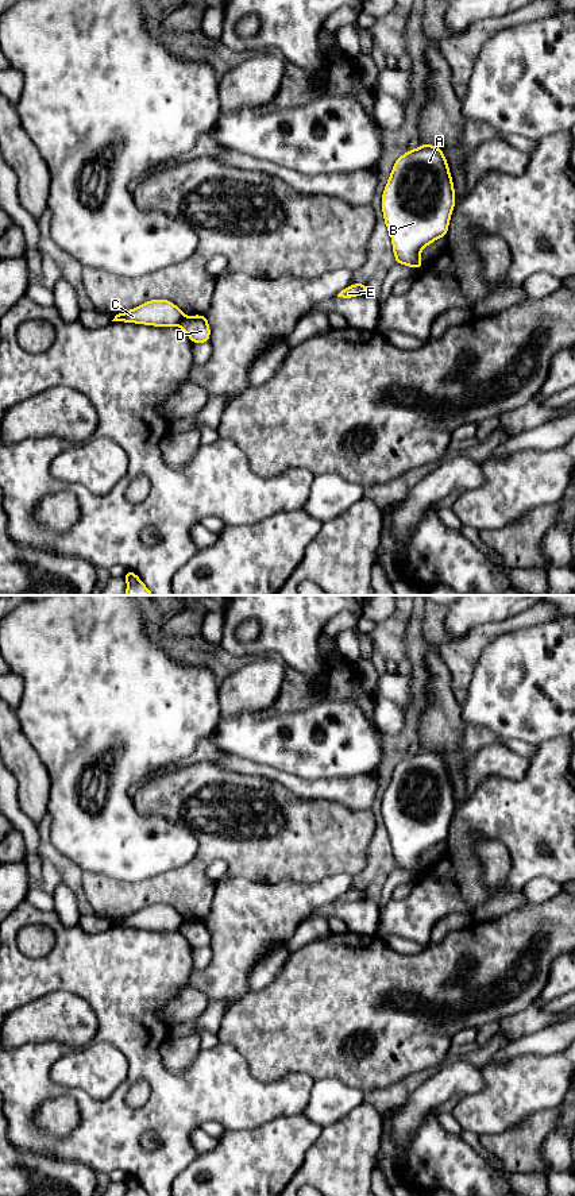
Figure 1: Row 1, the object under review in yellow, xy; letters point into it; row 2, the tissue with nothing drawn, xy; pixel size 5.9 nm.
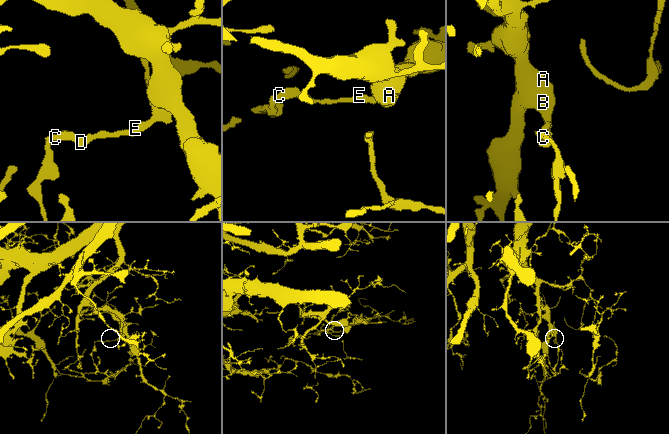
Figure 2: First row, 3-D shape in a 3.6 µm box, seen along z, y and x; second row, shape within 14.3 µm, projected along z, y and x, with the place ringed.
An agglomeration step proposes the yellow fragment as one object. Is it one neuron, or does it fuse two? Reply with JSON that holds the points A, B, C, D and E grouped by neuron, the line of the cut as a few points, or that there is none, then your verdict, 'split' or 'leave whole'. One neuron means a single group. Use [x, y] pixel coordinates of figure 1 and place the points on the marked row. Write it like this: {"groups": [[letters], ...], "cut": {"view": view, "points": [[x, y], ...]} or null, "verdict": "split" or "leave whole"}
{"groups": [["A", "B", "D", "E"], ["C"]], "cut": {"view": "xy", "points": [[184, 316], [177, 324]]}, "verdict": "split"}

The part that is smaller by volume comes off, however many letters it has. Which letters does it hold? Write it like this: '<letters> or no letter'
C

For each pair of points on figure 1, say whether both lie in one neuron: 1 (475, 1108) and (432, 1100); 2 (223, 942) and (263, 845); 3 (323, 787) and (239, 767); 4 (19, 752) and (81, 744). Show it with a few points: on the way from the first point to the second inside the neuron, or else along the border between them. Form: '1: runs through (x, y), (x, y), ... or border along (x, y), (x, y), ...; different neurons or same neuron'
1: border along (483, 1077), (483, 1088), (481, 1091), (459, 1098); different neurons
2: border along (234, 875), (265, 883), (278, 883), (281, 880); different neurons
3: runs through (303, 787), (270, 772), (259, 771); same neuron
4: border along (19, 721), (22, 733), (39, 757), (49, 778); different neurons

